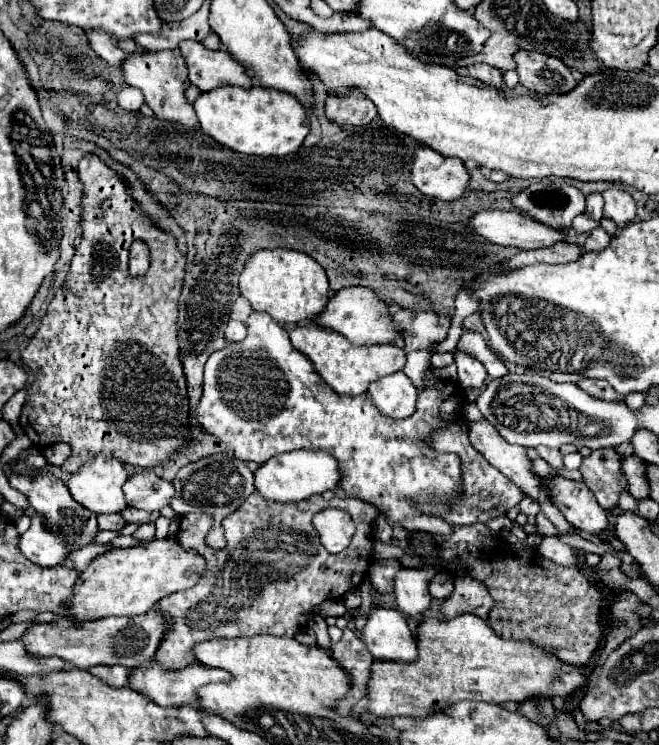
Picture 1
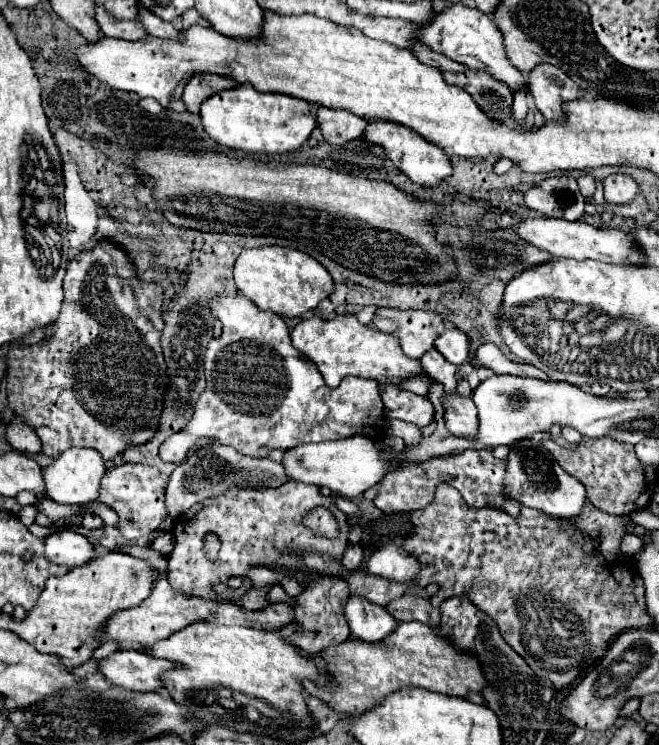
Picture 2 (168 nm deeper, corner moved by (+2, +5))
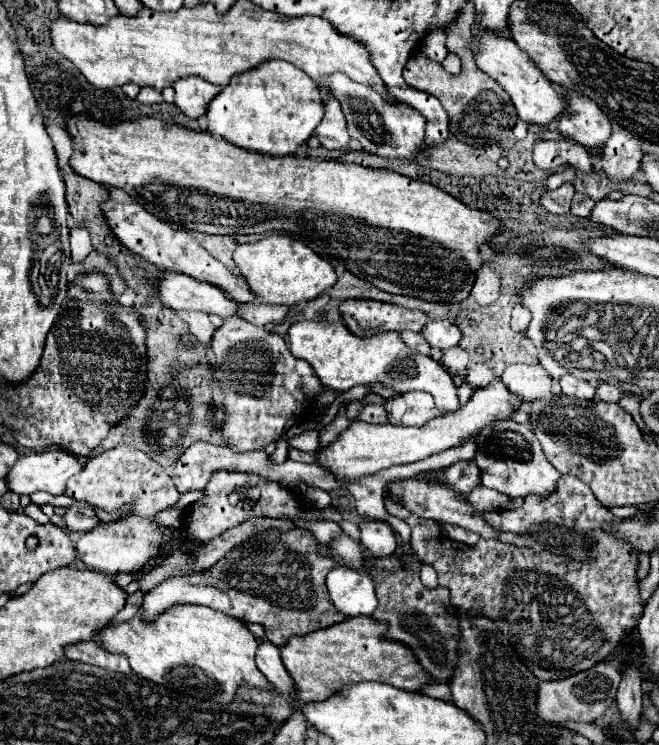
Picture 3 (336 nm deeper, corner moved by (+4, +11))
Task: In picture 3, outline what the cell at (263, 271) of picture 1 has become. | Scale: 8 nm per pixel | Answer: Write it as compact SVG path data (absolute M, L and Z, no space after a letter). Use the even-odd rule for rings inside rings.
M270 235L256 243L238 245L234 251L234 261L248 285L252 285L252 293L260 297L260 303L294 305L300 301L310 301L336 283L336 273L326 259L316 255L302 241L286 235Z

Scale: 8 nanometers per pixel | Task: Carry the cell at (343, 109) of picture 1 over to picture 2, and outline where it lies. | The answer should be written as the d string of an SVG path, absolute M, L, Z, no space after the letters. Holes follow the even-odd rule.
M320 107L316 117L318 125L322 127L324 139L332 145L342 145L350 139L360 137L364 133L364 127L368 125L368 121L358 119L358 115L350 115L348 111L338 111L328 107Z

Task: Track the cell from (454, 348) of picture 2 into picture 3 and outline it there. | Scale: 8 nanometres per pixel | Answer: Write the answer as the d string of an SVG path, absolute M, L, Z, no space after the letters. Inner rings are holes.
M428 321L422 329L422 335L430 343L430 347L436 347L442 351L456 347L462 337L460 329L448 321Z

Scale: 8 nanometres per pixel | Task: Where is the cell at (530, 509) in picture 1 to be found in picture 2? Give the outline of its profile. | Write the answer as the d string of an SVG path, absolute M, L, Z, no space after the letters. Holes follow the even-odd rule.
M524 439L522 443L514 443L514 451L508 455L508 471L510 471L510 495L512 499L520 501L526 507L538 509L542 513L548 513L552 517L572 519L582 513L582 509L588 503L586 487L580 479L566 473L556 459L542 447L536 439Z

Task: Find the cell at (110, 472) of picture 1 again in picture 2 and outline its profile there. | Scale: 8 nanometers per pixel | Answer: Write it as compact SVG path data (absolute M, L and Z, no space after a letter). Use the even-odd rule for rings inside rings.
M74 447L64 451L52 465L44 467L42 471L46 479L46 497L54 499L56 503L84 505L100 497L100 479L106 475L106 461L96 449Z

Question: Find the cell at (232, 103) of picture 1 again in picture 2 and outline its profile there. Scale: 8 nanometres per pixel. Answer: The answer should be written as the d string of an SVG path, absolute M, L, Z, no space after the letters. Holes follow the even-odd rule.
M244 83L208 97L200 105L204 131L222 147L244 153L288 153L296 151L316 127L316 115L308 101L284 93L260 93Z

